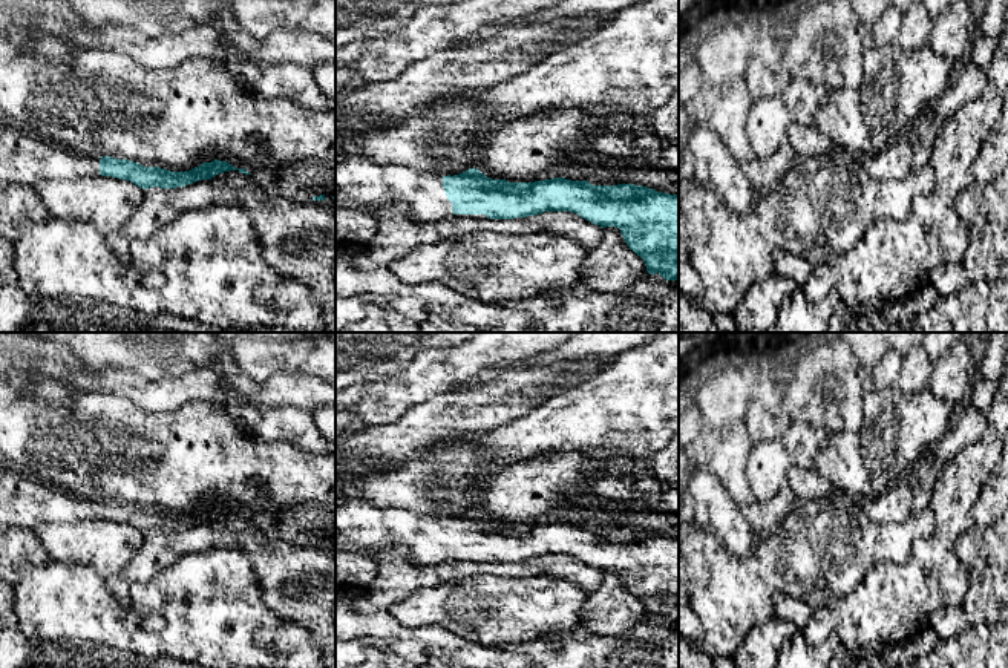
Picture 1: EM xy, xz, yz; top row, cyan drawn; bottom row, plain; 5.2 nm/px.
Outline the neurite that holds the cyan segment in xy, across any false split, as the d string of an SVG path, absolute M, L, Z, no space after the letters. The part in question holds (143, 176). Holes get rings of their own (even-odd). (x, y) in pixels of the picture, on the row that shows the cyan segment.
M0 112L0 182L34 185L34 182L40 178L70 179L77 176L101 175L130 181L144 190L152 187L176 188L196 181L211 179L213 176L230 170L239 170L241 173L251 175L245 169L236 169L230 162L219 159L202 162L199 167L188 172L170 172L161 167L144 167L129 159L101 156L98 153L83 155L52 139L31 133L23 126Z

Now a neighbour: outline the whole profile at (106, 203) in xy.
M101 175L40 178L34 190L52 216L90 224L104 237L121 230L144 196L133 182Z

